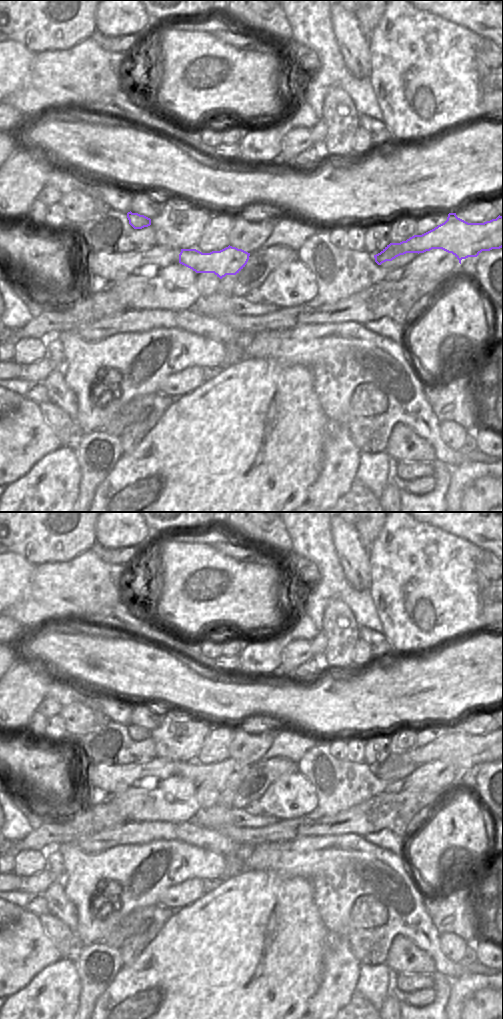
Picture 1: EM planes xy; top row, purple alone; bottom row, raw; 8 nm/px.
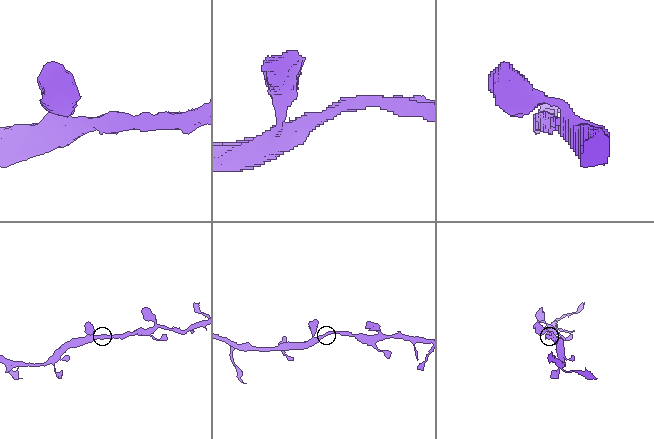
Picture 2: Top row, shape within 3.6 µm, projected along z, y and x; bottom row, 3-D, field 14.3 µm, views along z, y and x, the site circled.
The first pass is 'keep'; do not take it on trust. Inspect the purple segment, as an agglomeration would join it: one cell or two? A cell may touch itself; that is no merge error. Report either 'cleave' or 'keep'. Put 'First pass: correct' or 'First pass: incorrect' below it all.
keep
First pass: correct

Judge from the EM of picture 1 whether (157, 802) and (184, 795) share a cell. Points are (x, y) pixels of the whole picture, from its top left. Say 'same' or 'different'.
same

